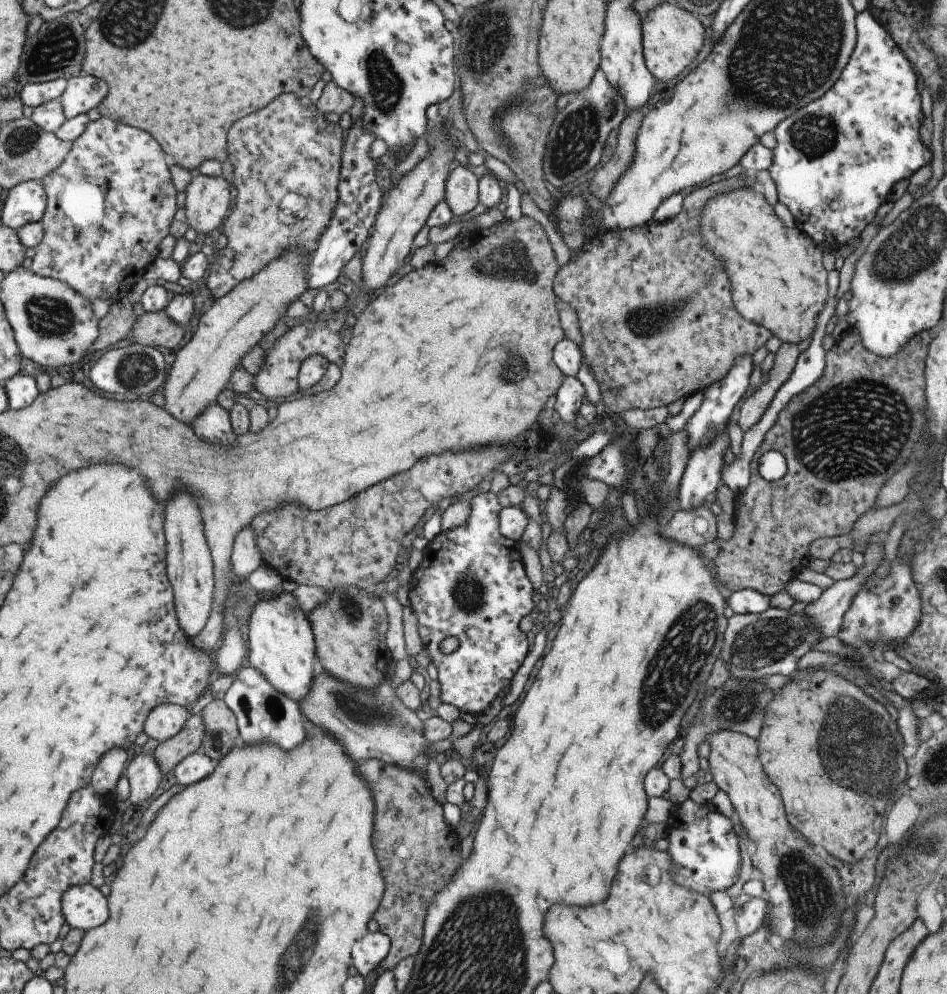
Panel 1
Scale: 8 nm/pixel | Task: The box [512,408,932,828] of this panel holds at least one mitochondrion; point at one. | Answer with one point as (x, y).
(859, 754)

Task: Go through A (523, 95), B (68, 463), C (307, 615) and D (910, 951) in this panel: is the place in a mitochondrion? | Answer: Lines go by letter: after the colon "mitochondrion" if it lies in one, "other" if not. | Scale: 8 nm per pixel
A: mitochondrion
B: other
C: other
D: other

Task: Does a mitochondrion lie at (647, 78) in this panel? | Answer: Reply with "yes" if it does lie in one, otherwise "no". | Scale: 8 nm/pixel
no

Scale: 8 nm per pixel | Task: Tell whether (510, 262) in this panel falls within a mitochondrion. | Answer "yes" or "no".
yes

